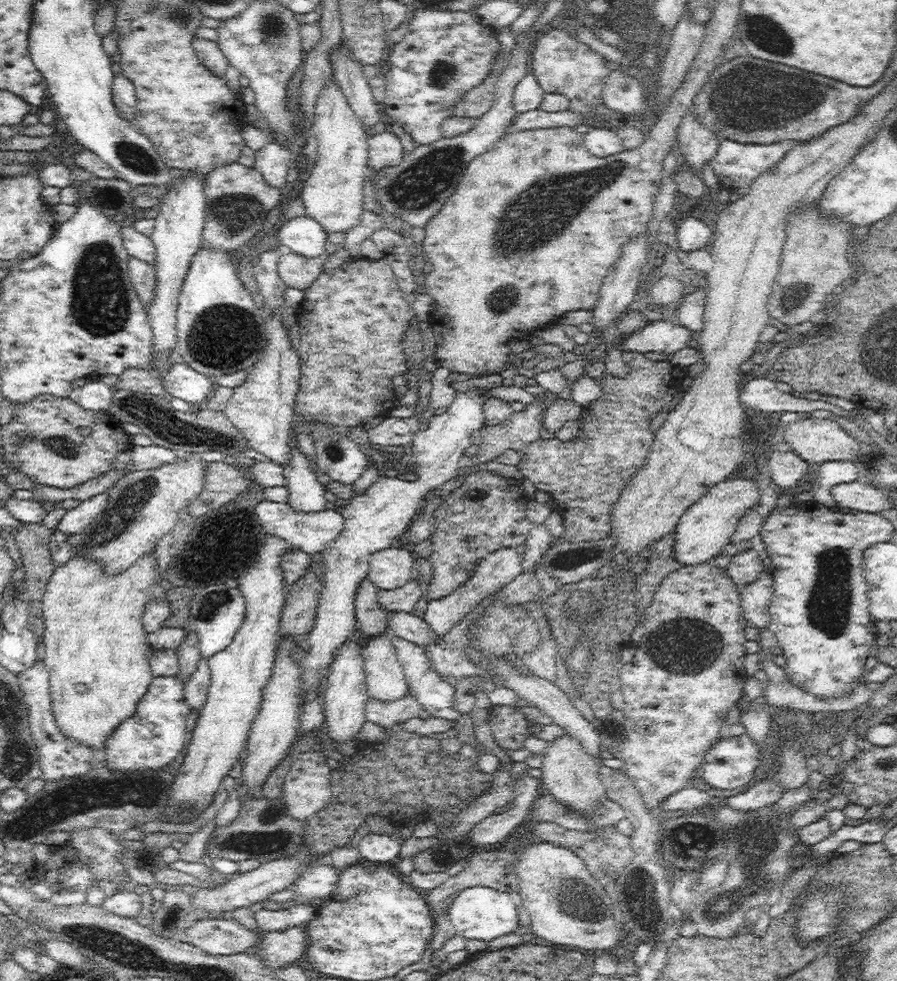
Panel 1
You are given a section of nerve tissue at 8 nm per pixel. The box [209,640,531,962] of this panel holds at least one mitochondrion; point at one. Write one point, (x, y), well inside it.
(269, 841)

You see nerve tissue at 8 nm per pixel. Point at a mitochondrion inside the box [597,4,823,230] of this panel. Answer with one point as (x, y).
(767, 34)

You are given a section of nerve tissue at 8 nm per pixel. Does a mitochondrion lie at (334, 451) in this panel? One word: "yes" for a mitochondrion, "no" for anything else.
yes

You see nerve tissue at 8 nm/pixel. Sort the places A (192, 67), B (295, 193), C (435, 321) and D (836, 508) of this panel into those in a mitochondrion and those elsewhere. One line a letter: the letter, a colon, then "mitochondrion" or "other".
A: other
B: other
C: other
D: other

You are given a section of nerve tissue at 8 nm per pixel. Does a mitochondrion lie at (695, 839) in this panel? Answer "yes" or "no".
yes

